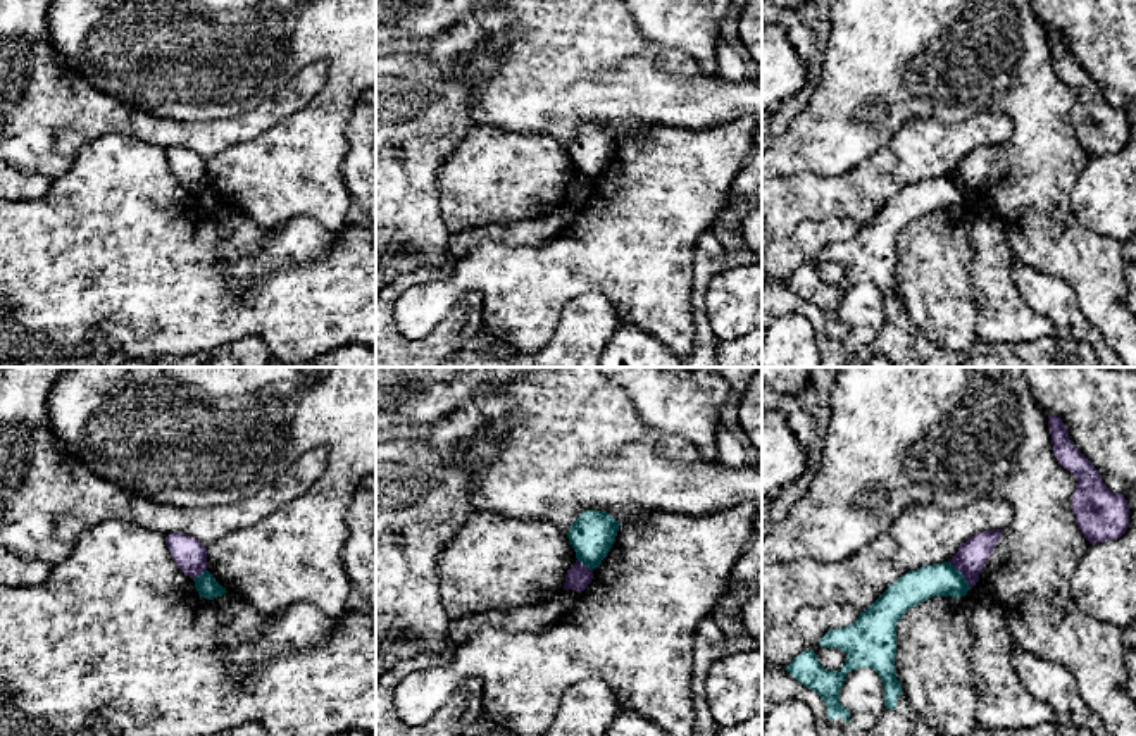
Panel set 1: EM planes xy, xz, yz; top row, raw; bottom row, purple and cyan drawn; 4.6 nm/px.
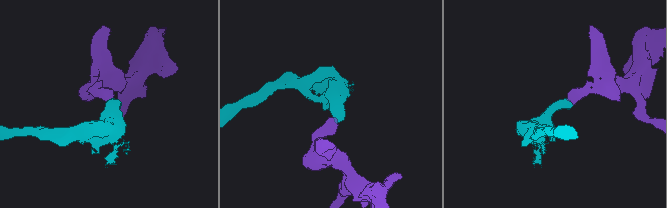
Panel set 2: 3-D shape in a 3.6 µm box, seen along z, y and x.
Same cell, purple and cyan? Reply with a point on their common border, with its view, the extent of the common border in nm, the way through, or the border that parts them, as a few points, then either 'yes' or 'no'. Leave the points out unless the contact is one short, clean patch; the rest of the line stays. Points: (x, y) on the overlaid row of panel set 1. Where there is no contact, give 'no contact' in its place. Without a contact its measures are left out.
yz (962, 573) | 160 nm | along yz (948, 562), (971, 586) | no

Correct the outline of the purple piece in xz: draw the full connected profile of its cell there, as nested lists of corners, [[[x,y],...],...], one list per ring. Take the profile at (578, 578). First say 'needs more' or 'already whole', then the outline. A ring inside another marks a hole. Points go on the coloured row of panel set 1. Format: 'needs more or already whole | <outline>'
already whole | [[[579,560],[567,571],[564,589],[584,591],[593,579],[593,571]]]

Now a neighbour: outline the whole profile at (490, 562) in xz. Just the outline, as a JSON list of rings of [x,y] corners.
[[[469,510],[436,557],[448,626],[479,612],[555,598],[576,560],[569,538],[552,522]]]

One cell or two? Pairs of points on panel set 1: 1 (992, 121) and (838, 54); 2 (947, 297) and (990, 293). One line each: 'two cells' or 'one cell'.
1: two cells
2: two cells

